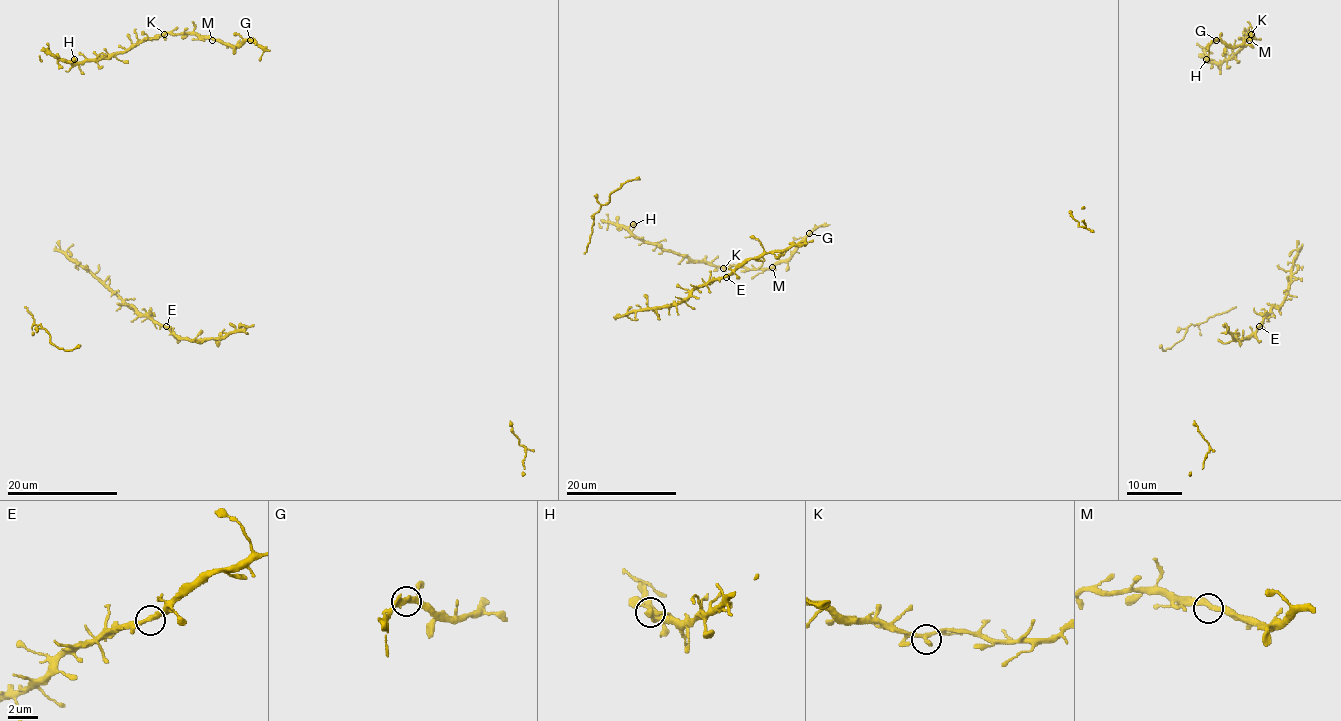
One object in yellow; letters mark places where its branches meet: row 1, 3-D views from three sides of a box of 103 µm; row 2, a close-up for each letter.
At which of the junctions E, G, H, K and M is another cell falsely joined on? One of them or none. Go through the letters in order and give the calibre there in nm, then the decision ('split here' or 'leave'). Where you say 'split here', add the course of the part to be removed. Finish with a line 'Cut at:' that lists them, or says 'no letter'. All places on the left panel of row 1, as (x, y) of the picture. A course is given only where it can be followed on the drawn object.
E: calibre 360 nm; leave
G: calibre 360 nm; leave
H: calibre 280 nm; leave
K: calibre 360 nm; leave
M: calibre 360 nm; leave
Cut at: no letter

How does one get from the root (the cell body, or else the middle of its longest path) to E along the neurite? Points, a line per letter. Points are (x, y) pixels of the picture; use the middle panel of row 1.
E: (623, 314), (676, 306), (701, 285), (726, 277)

